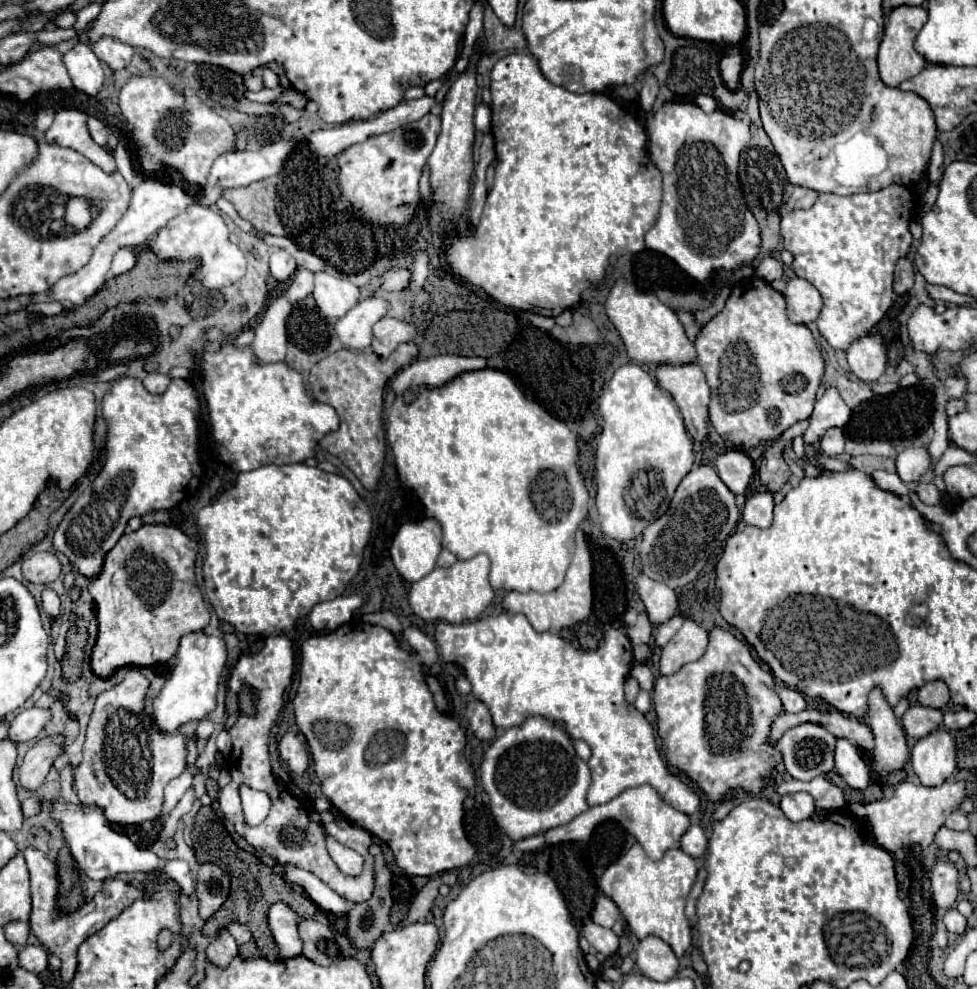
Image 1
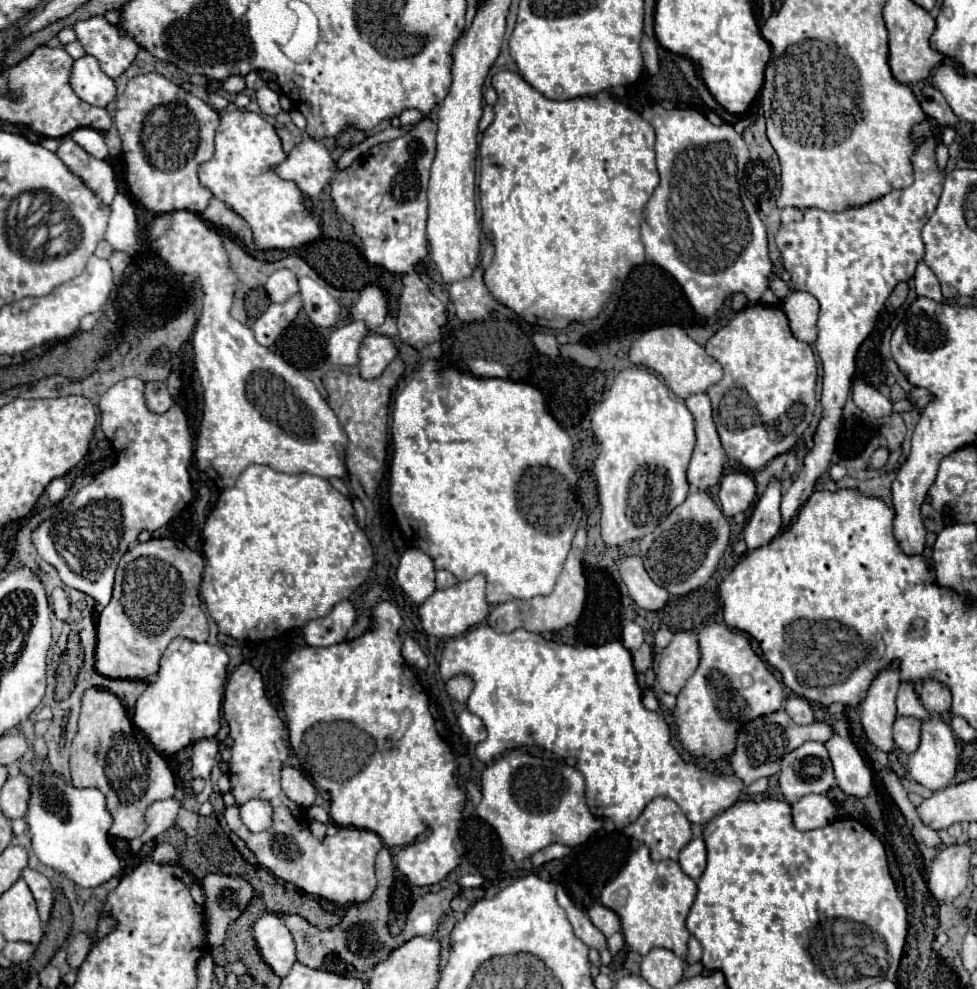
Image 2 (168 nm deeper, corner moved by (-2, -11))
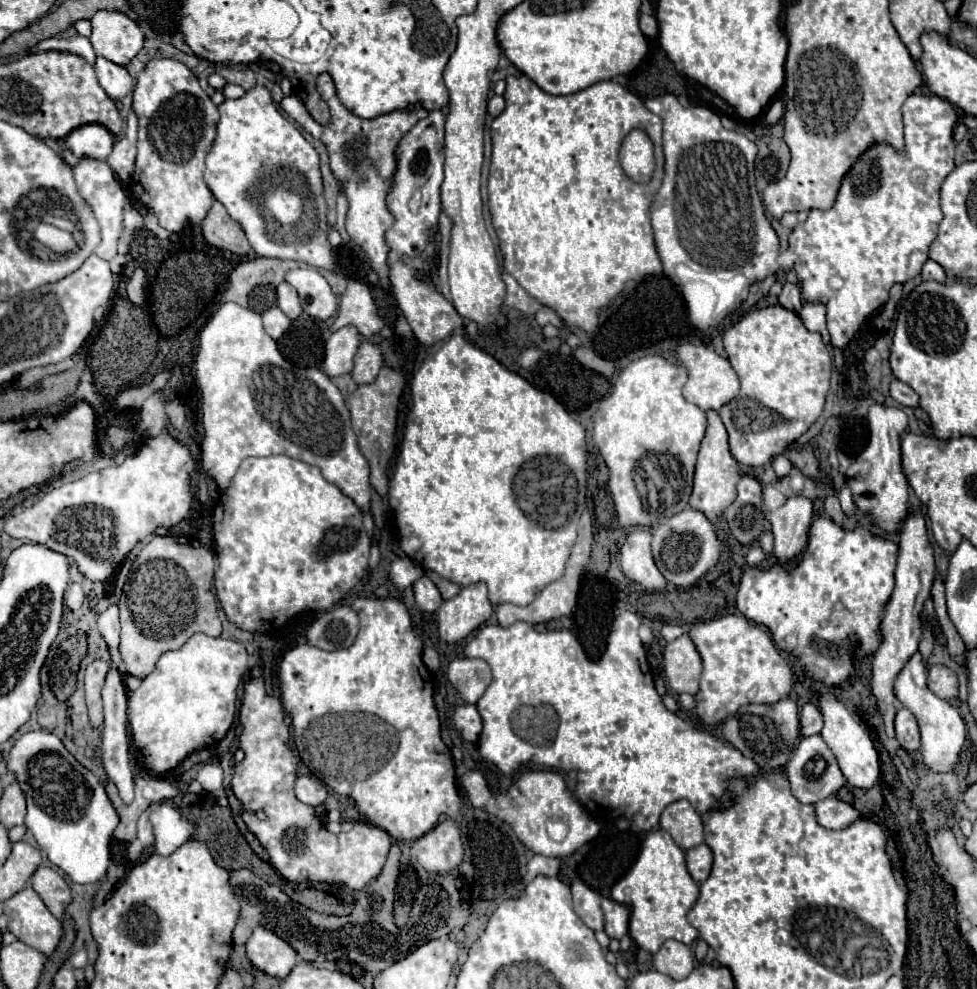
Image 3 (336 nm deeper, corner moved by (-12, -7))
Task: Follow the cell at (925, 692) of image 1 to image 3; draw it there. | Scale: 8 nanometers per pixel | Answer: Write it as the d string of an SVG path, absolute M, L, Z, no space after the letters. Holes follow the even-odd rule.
M941 664L929 666L929 690L943 700L957 698L957 674Z

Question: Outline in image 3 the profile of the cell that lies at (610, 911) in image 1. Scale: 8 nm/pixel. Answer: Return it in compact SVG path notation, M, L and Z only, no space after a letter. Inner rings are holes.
M603 898L601 900L601 910L605 914L605 932L609 938L621 938L627 934L627 928L629 928L629 910L611 900L611 898Z

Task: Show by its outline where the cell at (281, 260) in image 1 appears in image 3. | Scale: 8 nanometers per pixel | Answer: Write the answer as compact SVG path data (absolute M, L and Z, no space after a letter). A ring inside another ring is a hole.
M281 282L281 284L277 286L277 302L279 302L279 308L281 308L291 320L295 320L295 318L301 314L299 296L297 296L297 292L295 292L289 284L285 284L285 282Z

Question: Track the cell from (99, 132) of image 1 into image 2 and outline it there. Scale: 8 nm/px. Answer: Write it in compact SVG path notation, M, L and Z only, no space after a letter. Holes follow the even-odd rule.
M77 128L75 132L71 132L71 138L83 148L87 150L91 156L105 160L107 158L107 144L103 140L103 134L97 132L95 128Z

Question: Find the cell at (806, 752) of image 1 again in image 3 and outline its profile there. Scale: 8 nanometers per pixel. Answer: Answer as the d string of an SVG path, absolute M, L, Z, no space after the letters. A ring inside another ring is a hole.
M819 734L803 738L799 742L797 750L793 752L791 760L787 762L787 778L791 782L791 792L795 794L795 798L805 804L815 804L845 786L845 776L841 774L833 752L829 750L829 746L823 742Z

